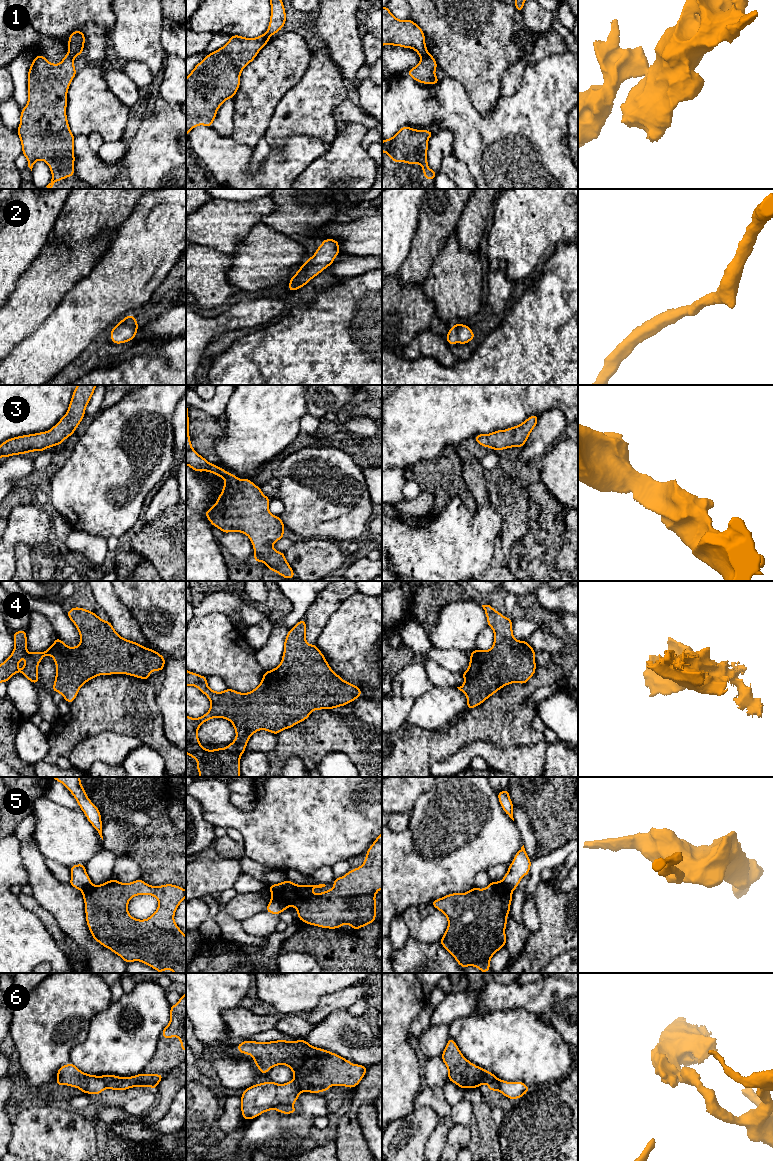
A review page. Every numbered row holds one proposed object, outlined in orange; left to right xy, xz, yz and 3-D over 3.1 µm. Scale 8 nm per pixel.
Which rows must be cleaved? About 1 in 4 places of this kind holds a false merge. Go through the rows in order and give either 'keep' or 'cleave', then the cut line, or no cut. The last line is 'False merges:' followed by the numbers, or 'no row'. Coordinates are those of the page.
1: cleave | yz (427, 51), (421, 58)
2: keep | no cut
3: keep | no cut
4: keep | no cut
5: cleave | xz (271, 897), (281, 901), (287, 907)
6: cleave | xz (294, 1078), (302, 1091)
False merges: 1, 5, 6

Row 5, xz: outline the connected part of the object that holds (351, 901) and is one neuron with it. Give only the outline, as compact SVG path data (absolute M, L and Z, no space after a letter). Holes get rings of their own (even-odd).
M382 833L369 847L364 863L358 868L349 870L344 876L335 878L333 884L332 889L314 894L311 892L312 889L326 885L298 885L287 879L279 884L270 885L269 891L272 894L271 898L284 903L287 907L295 907L298 919L309 925L337 929L348 924L354 930L358 930L375 922L375 895L382 889Z

